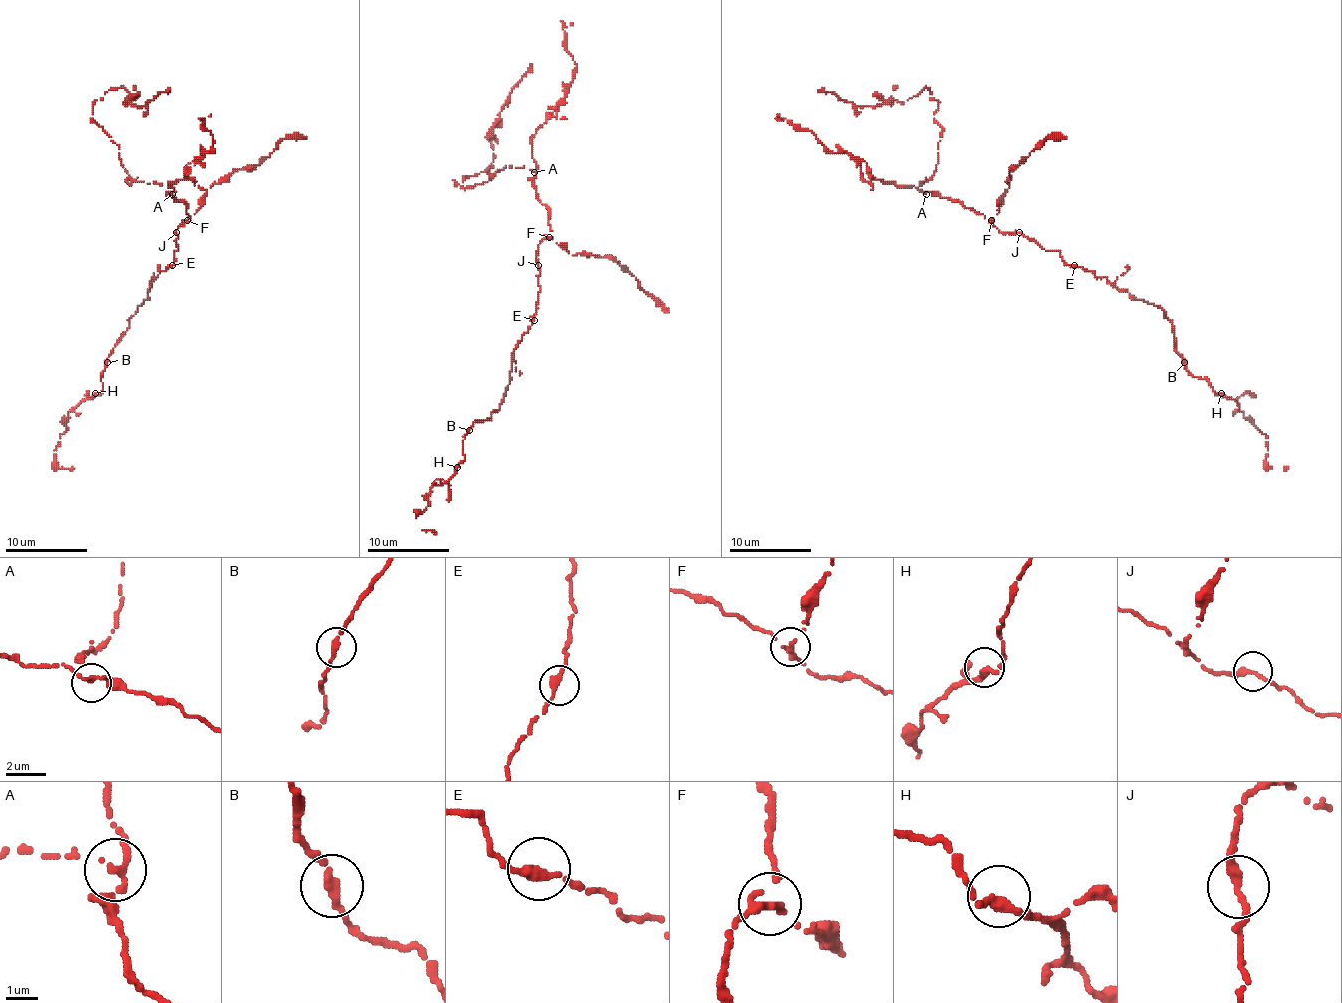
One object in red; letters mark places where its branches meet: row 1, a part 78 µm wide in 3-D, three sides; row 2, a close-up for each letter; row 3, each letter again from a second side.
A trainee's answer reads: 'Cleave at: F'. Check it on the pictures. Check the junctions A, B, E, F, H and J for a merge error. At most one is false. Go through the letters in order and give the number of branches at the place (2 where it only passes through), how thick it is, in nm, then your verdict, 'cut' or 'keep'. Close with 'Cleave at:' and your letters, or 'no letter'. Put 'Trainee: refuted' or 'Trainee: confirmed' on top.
Trainee: confirmed
A: branches 3; calibre 170 nm; keep
B: branches 2; calibre 280 nm; keep
E: branches 2; calibre 280 nm; keep
F: branches 3; calibre 240 nm; cut
H: branches 2; calibre 280 nm; keep
J: branches 2; calibre 260 nm; keep
Cleave at: F

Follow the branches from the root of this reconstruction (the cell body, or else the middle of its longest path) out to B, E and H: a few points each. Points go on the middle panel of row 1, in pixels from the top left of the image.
B: (538, 263), (540, 290), (534, 320), (511, 355), (514, 361), (503, 400), (491, 418), (477, 420), (469, 430)
E: (538, 263), (540, 290), (534, 320)
H: (538, 263), (538, 304), (511, 355), (507, 389), (491, 418), (477, 420), (467, 430), (465, 459), (457, 467)

